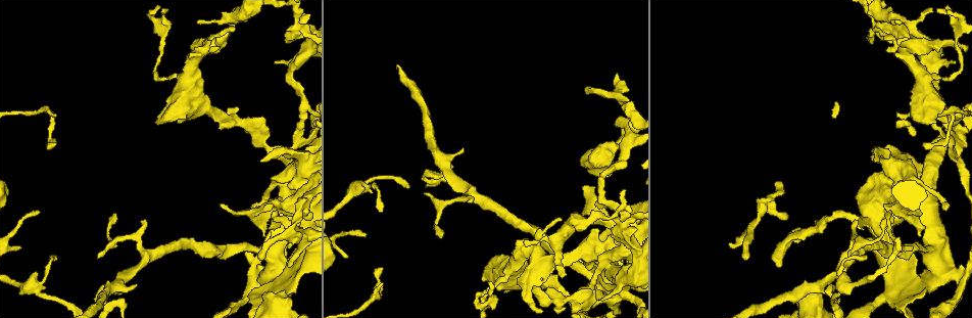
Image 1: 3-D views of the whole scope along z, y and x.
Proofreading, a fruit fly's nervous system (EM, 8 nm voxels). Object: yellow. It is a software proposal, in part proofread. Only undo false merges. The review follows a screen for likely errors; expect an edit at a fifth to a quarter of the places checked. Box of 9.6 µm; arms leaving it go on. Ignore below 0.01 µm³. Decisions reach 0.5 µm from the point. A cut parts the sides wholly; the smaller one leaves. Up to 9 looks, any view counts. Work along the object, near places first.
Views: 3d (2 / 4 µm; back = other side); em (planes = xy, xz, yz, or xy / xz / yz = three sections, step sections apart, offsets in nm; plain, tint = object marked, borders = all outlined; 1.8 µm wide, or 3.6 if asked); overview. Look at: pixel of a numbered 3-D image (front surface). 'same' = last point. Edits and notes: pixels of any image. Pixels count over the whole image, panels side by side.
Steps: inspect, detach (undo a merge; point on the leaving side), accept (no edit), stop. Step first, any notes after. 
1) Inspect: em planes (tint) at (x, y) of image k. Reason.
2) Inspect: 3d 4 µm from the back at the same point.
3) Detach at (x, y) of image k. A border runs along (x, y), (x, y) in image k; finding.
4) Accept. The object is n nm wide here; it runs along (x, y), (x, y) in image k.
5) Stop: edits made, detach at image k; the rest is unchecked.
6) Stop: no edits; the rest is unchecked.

Inspect: em xz step 16 (tint) at (928, 177) of image 1. Four or more arms meet.

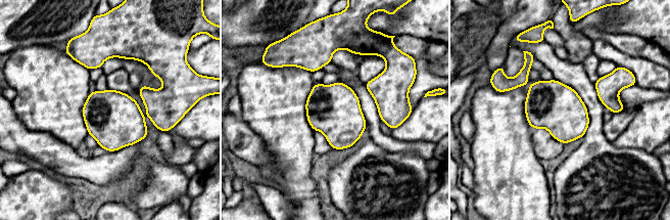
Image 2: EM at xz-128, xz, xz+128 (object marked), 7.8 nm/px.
Accept. All the same neuron.

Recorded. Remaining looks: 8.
Inspect: em xz step 8 (tint) at (538, 292) of image 1. Sudden change in width.

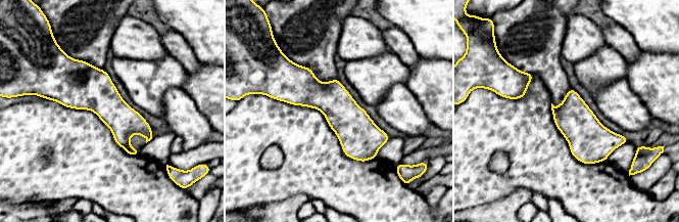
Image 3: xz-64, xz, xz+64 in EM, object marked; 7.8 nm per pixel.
Accept. The object is 280 nm wide here; it runs along (280, 94), (325, 96), (385, 138) in image 3; continuous, no second neuron.

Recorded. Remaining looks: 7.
Inspect: 3d 4 µm at (875, 230) of image 1. Calibre changes.

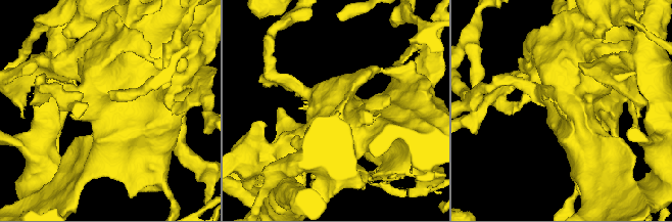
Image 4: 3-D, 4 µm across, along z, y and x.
Inspect: em 3.6 µm yz step 16 (borders) at (93, 104) of image 4. Shape alone is not enough.

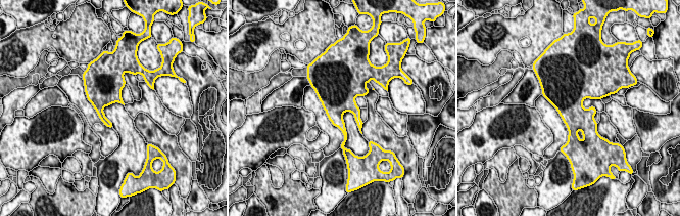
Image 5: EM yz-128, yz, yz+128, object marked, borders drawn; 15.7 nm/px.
Accept. The object is 30 nm wide here; all the same neuron.

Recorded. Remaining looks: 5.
Inspect: em planes (tint) at (953, 274) of image 1. Four-way junction.

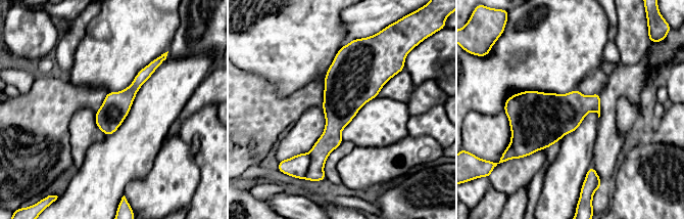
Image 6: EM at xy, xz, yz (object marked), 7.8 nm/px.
Accept. It runs along (152, 66), (114, 108), (107, 132) in image 6; continuous, no second neuron.

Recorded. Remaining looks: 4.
Stop: no edits; the rest is unchecked.

